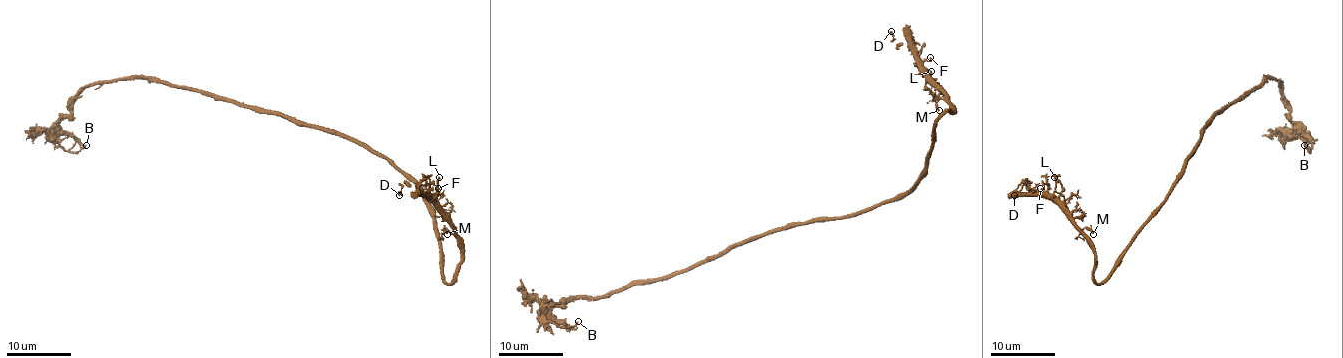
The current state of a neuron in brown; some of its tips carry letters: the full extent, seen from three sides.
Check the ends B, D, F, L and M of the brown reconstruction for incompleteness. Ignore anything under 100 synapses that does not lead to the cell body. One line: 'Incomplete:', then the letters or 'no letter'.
Incomplete: D

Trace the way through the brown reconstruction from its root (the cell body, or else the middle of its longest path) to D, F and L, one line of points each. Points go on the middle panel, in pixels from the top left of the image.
D: (841, 218), (897, 200), (925, 168), (933, 123), (946, 110), (952, 111), (912, 50), (891, 31)
F: (841, 218), (897, 200), (922, 174), (933, 123), (946, 110), (952, 111), (949, 98), (918, 65), (930, 57)
L: (841, 218), (897, 200), (922, 174), (933, 123), (946, 110), (952, 111), (951, 102), (928, 78), (931, 71)

